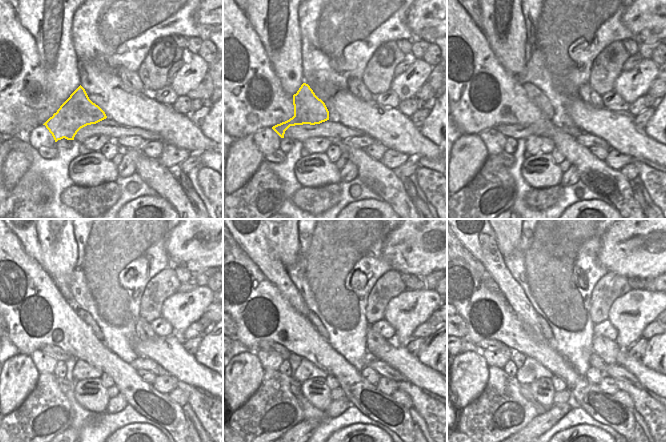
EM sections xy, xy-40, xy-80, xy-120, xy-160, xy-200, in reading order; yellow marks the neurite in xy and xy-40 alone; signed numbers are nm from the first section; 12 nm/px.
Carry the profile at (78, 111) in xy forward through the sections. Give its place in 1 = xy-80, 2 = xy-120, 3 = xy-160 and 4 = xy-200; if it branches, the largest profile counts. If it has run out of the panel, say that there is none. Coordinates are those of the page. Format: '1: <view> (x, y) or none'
1: xy-80 (534, 93)
2: xy-120 (84, 315)
3: xy-160 (315, 321)
4: xy-200 (546, 330)

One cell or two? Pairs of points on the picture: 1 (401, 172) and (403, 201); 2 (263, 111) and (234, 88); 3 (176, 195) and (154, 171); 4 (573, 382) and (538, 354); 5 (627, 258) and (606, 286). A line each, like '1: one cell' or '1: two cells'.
1: two cells
2: one cell
3: one cell
4: one cell
5: two cells

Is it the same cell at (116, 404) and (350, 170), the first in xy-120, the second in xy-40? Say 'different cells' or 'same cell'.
same cell

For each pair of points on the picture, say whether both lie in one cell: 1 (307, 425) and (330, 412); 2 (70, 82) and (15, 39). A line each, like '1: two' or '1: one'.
1: one
2: two

